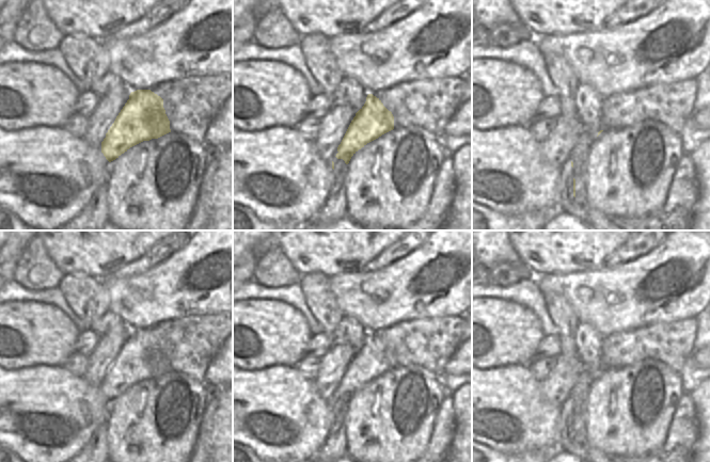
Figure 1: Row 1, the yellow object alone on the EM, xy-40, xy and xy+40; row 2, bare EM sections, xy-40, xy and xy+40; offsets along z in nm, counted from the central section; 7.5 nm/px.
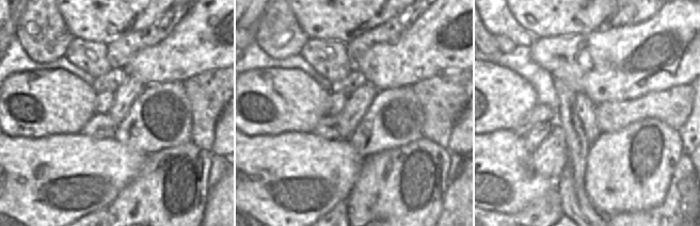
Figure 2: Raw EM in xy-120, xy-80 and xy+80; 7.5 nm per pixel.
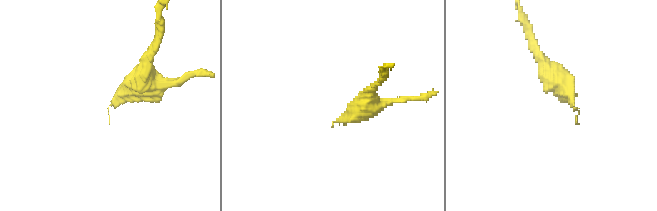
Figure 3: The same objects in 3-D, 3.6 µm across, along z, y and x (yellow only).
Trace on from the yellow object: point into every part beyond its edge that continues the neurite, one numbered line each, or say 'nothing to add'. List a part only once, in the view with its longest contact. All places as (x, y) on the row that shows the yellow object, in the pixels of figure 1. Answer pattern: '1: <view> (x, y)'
1: xy+40 (567, 203)

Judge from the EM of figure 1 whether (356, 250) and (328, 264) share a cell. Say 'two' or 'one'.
one

